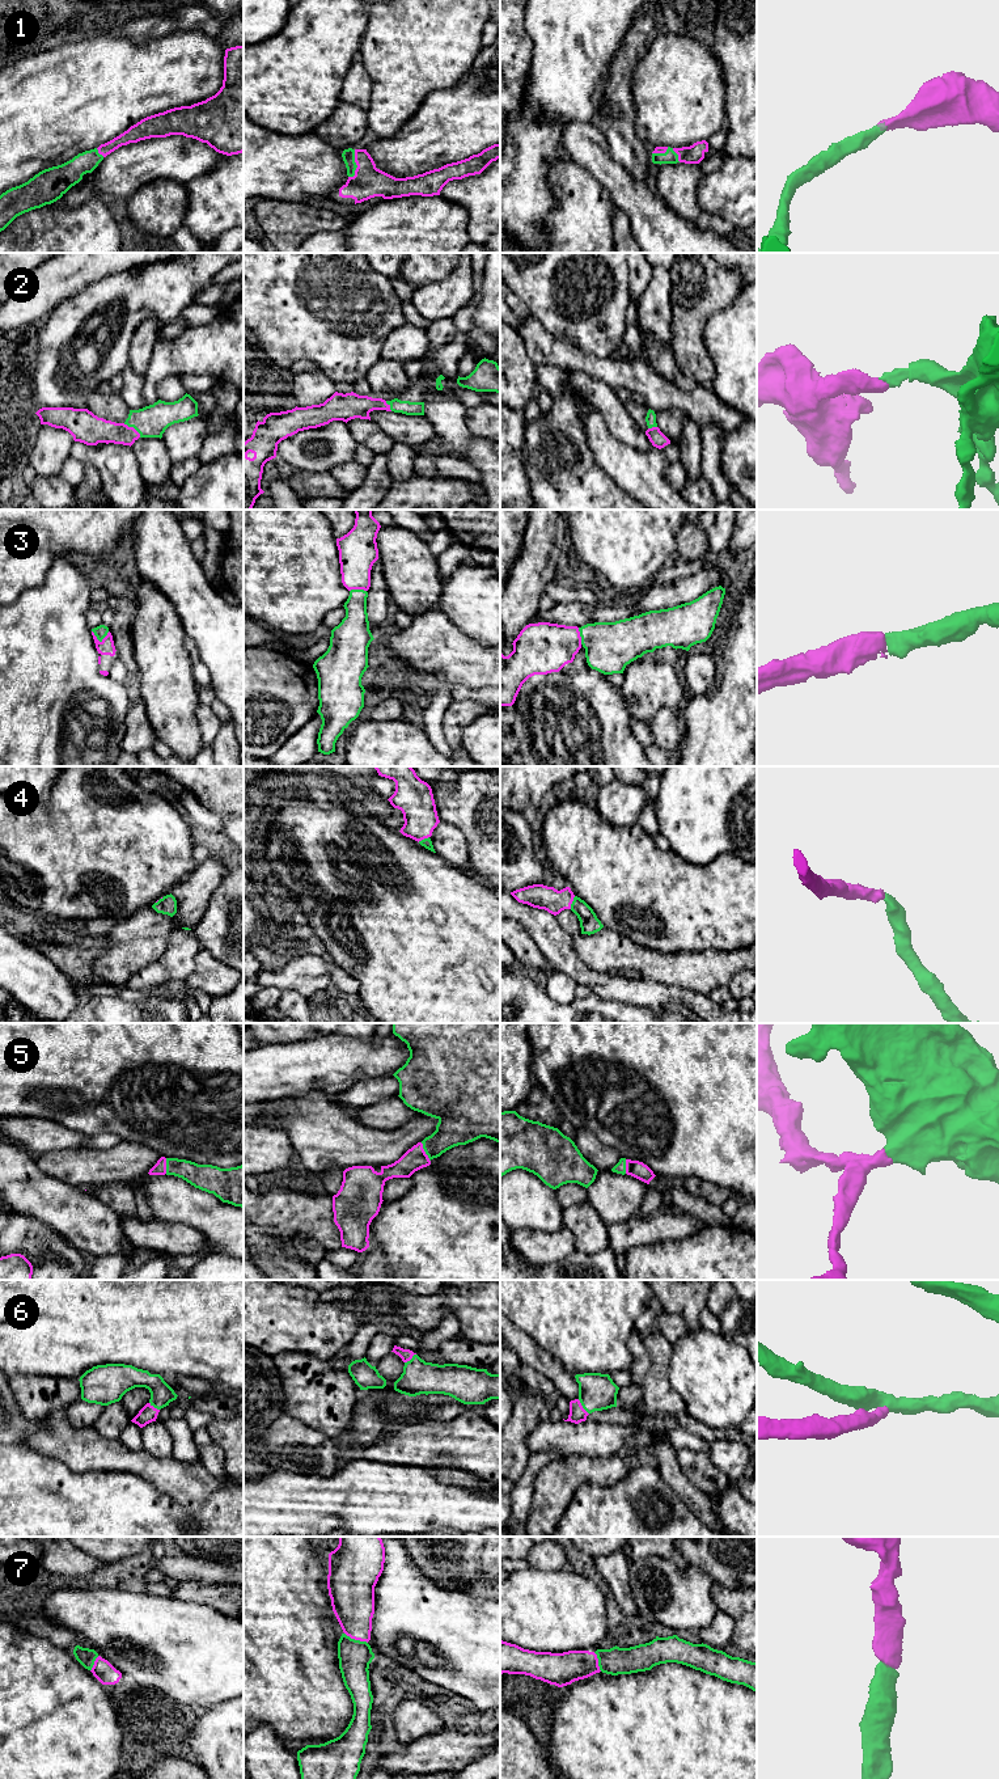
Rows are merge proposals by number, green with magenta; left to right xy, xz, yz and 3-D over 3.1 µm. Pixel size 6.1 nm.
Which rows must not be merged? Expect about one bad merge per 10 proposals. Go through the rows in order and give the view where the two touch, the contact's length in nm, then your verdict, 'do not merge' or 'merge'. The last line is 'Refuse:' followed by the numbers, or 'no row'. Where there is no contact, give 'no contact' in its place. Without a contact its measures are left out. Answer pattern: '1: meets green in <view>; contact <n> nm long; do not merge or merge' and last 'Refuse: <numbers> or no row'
1: meets green in xz; contact 180 nm long; merge
2: meets green in xy; contact 140 nm long; merge
3: meets green in xy; contact 110 nm long; merge
4: meets green in yz; contact 90 nm long; merge
5: meets green in xz; contact 130 nm long; merge
6: meets green in yz; contact 120 nm long; merge
7: meets green in xz; contact 160 nm long; merge
Refuse: no row

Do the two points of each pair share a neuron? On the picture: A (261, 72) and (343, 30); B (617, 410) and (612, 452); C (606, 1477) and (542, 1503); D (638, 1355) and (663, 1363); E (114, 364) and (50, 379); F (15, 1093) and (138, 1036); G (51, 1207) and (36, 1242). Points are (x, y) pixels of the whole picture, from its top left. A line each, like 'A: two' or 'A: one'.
A: one
B: two
C: one
D: two
E: one
F: one
G: two

